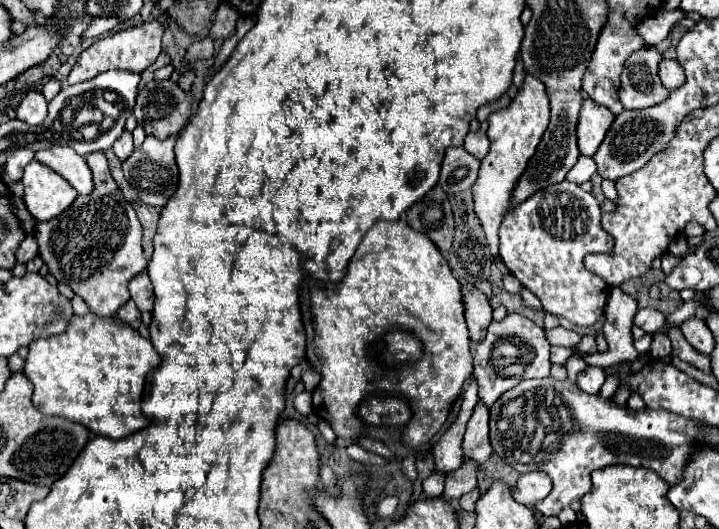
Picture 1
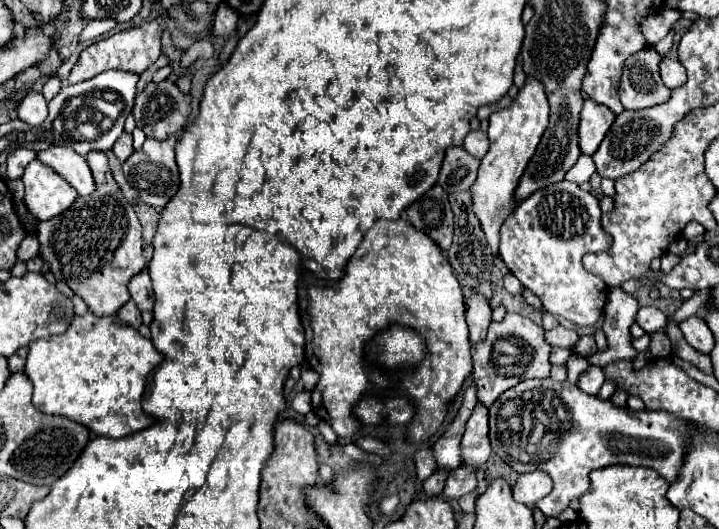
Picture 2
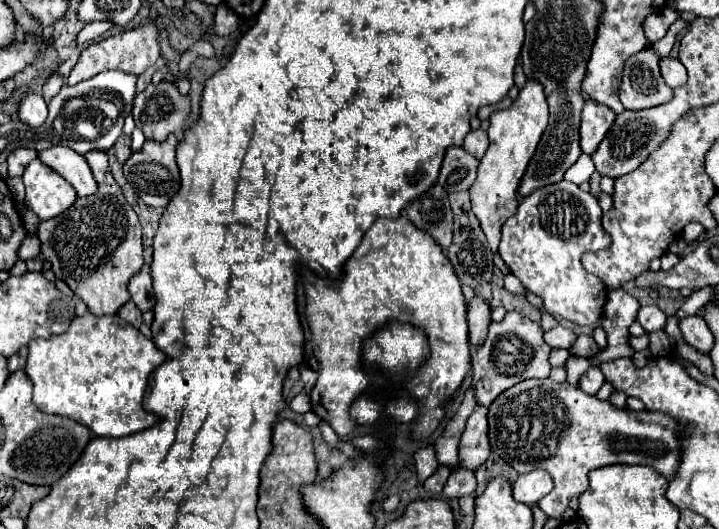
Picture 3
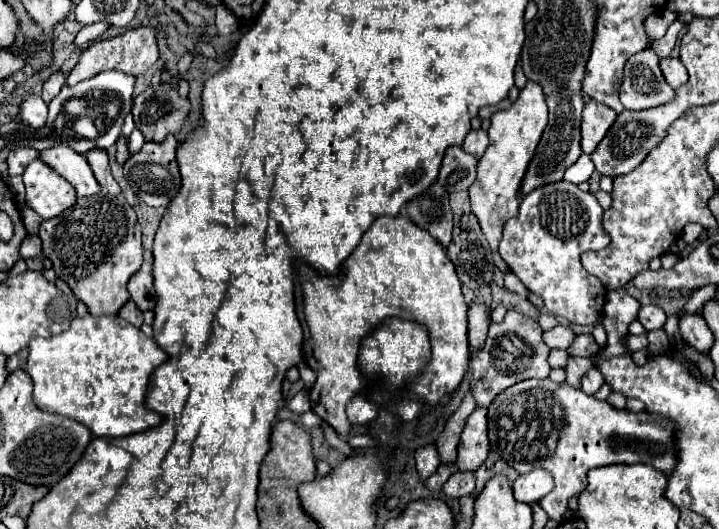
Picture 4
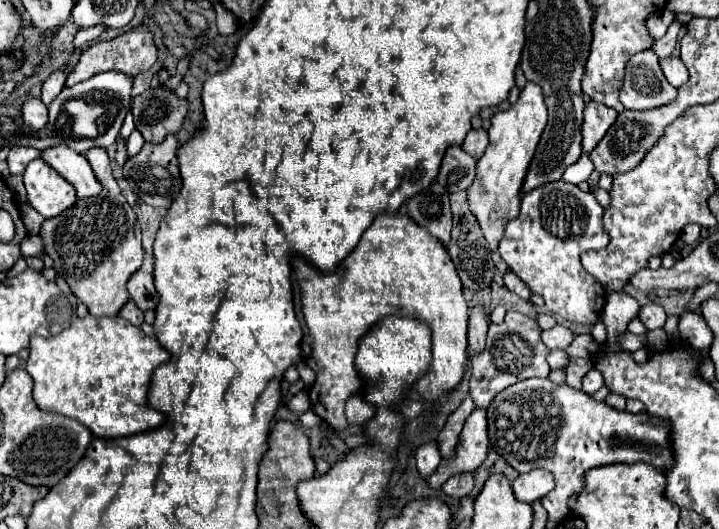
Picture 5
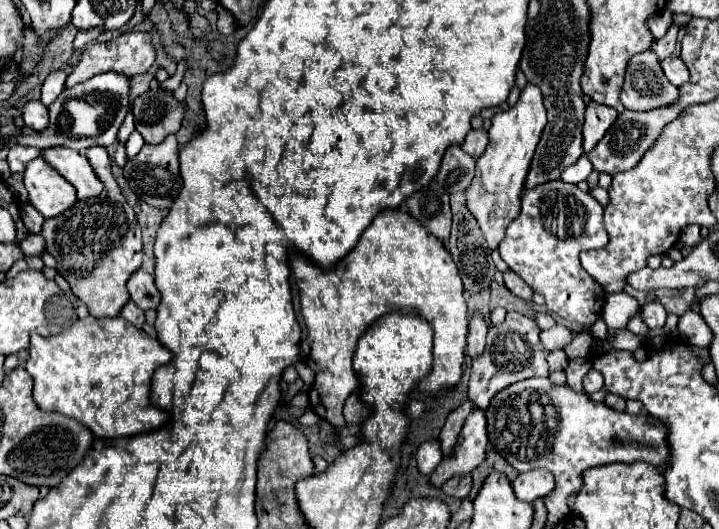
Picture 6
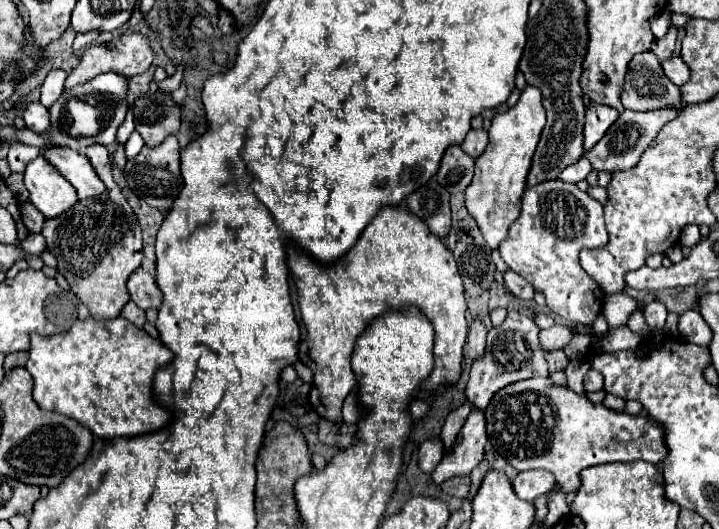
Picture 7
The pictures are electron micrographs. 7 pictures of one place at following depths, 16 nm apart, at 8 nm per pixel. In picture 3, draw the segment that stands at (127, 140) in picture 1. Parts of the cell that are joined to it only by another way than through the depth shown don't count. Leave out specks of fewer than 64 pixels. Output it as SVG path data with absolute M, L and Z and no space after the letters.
M120 136L120 140L114 144L114 152L120 164L124 164L130 156L130 136Z

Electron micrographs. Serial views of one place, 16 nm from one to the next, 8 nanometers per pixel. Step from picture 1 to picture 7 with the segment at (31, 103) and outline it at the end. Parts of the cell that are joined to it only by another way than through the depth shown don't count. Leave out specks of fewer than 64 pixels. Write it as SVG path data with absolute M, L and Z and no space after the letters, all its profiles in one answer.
M32 102L24 108L24 122L36 134L44 134L50 130L50 116L48 110L40 102Z

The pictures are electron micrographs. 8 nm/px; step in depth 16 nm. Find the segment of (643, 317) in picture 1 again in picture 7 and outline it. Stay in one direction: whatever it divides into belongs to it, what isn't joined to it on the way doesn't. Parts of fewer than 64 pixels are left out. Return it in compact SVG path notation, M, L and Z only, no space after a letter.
M654 300L654 302L650 302L646 308L644 308L644 318L646 318L646 322L648 322L648 326L652 328L652 330L656 330L656 328L664 328L664 324L666 324L666 306L660 302L660 300Z

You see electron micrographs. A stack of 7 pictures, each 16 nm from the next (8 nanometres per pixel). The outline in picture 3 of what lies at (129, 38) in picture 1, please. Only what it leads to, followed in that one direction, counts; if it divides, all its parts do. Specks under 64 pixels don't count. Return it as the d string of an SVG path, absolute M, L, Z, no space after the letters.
M144 24L144 26L138 26L138 28L126 30L122 34L116 34L112 38L94 42L86 50L82 50L78 64L72 68L72 72L68 76L68 84L74 86L76 82L88 80L88 78L92 78L92 76L96 76L104 70L112 70L112 68L128 72L128 74L142 74L158 60L158 56L160 56L158 28L156 28L156 24Z

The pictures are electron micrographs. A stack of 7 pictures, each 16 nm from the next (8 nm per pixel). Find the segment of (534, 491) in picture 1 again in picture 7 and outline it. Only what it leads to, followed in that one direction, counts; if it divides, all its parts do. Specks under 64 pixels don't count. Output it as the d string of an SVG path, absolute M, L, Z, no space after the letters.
M528 470L528 472L520 472L514 480L512 480L514 492L522 498L522 500L536 500L538 496L546 494L552 490L554 486L554 476L548 470Z

